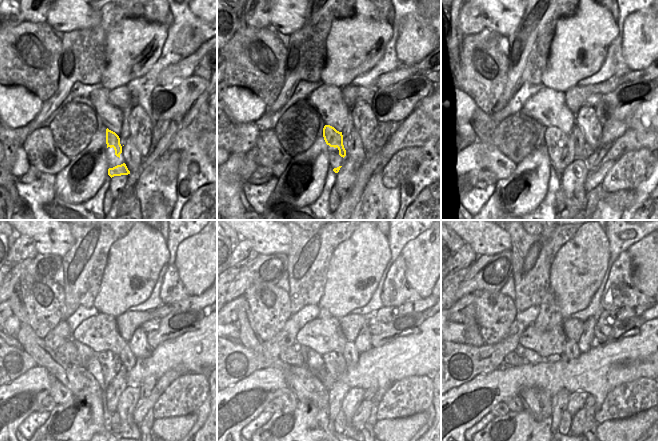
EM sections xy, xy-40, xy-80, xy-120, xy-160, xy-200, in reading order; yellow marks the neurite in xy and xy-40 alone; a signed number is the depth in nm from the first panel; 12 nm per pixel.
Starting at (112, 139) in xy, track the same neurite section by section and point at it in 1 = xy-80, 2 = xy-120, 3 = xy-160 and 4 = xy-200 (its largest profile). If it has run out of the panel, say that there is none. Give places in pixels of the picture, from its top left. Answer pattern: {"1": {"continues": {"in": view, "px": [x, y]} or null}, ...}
{"1": {"continues": {"in": "xy-80", "px": [553, 136]}}, "2": {"continues": {"in": "xy-120", "px": [109, 361]}}, "3": {"continues": {"in": "xy-160", "px": [335, 359]}}, "4": {"continues": {"in": "xy-200", "px": [557, 357]}}}

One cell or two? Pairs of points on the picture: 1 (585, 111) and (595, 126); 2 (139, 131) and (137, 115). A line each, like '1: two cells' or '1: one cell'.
1: one cell
2: one cell

